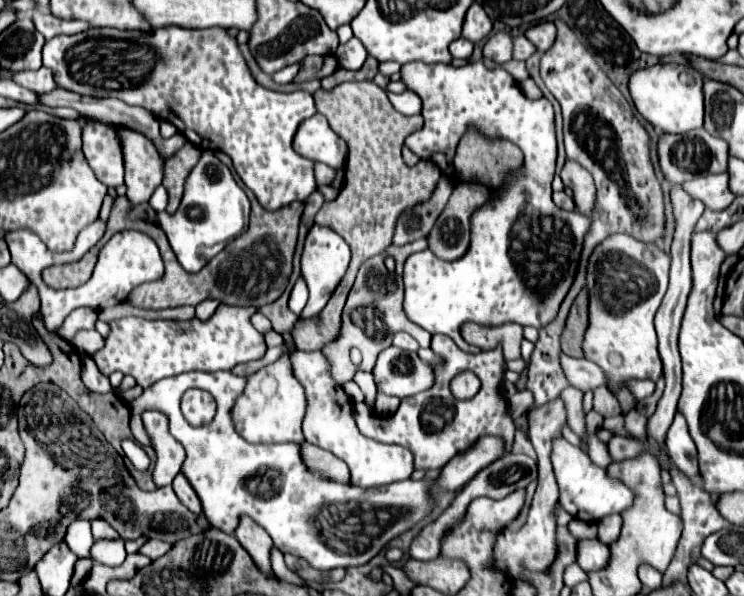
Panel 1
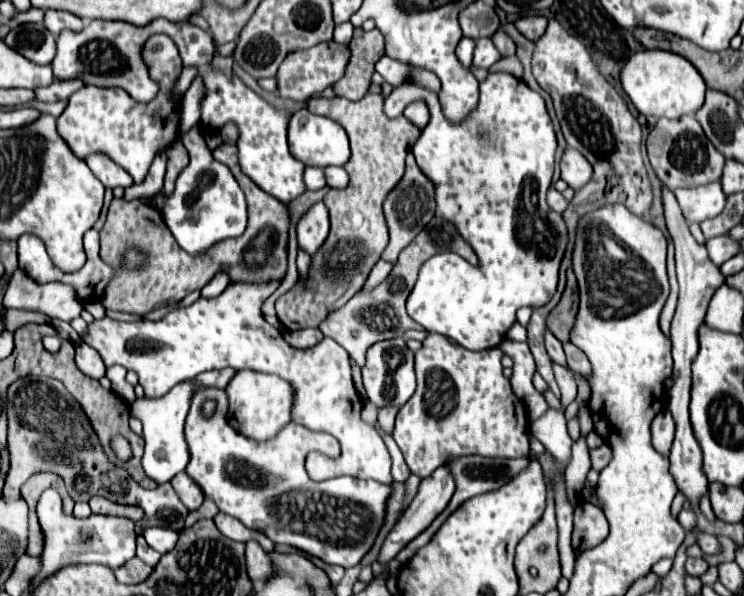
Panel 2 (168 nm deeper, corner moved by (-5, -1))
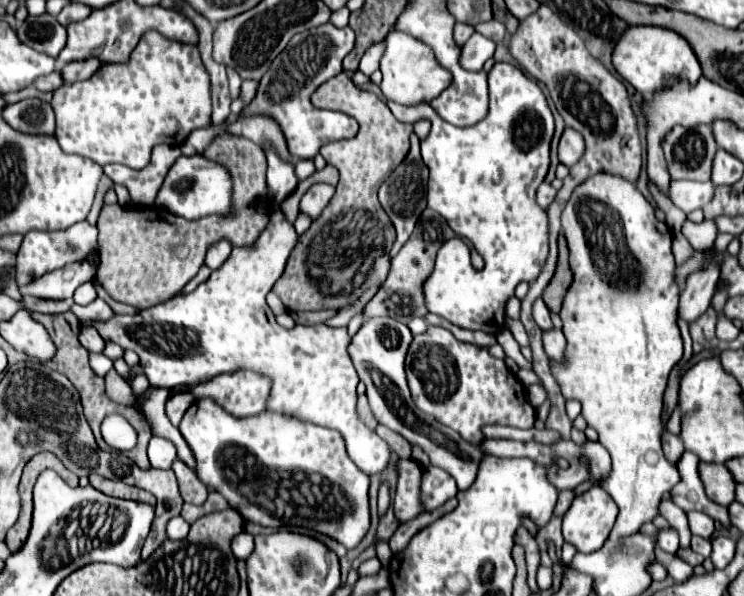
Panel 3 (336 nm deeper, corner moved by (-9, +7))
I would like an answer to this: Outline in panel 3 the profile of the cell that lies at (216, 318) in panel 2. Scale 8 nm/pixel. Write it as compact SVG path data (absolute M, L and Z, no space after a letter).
M277 203L269 205L269 223L257 237L257 241L249 247L233 247L227 261L211 273L211 277L201 283L195 291L187 295L177 295L165 303L155 307L143 309L137 315L115 315L111 321L97 321L93 323L105 341L115 341L123 349L133 349L139 359L143 373L147 369L147 379L153 387L181 387L181 385L195 385L197 381L207 381L209 371L221 373L235 373L239 369L249 369L261 373L271 379L271 393L267 399L269 411L291 415L299 421L315 423L321 427L329 427L341 433L345 441L345 449L349 459L367 475L375 475L383 471L389 463L391 449L377 437L375 431L367 429L357 415L357 383L359 377L349 361L347 345L351 341L347 327L329 327L329 325L295 325L293 329L285 329L275 321L275 315L265 303L265 295L271 291L273 283L281 277L287 257L297 243L297 233L287 217L279 209Z

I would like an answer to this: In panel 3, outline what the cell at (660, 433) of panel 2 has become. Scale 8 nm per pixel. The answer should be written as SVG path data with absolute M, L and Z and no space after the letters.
M663 431L663 453L665 453L665 459L673 465L677 465L677 461L681 459L685 447L681 445L681 439L677 435L671 435L669 431Z

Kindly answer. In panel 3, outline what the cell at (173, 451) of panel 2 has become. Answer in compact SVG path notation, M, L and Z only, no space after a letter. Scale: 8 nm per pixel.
M151 437L149 441L149 463L157 469L169 469L171 463L177 459L175 445L163 437Z

